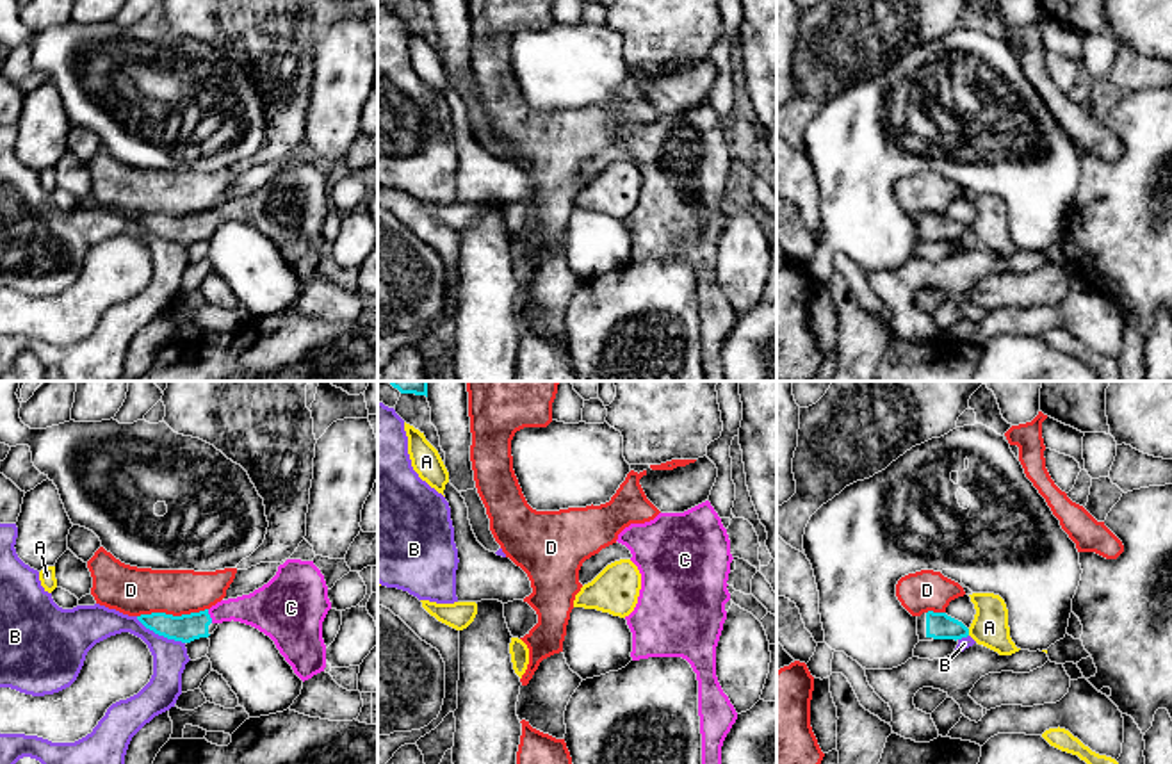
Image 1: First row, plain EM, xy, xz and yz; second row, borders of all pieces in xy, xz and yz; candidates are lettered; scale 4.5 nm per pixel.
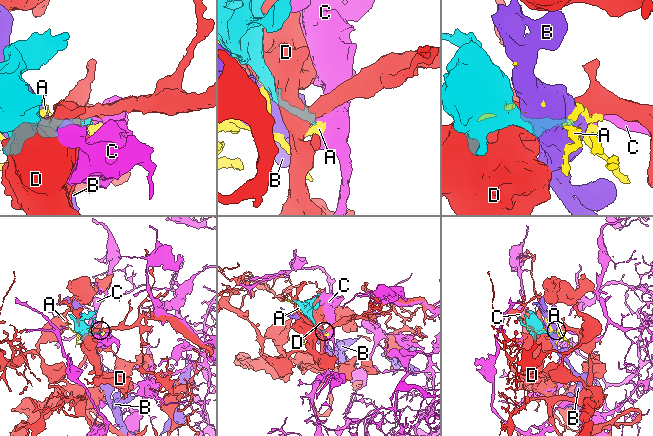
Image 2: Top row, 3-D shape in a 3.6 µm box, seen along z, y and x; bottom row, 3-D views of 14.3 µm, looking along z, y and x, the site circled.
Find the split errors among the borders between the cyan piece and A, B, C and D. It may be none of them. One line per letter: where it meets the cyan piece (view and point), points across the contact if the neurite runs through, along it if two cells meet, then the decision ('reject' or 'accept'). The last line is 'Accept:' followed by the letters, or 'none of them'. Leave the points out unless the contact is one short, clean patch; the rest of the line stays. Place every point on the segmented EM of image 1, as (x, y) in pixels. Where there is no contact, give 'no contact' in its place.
A: contact yz (968, 633); reject
B: contact xy (161, 634); reject
C: contact xy (209, 617); way xy (187, 627), (209, 617), (227, 609), (262, 609); accept
D: contact xy (171, 615); reject
Accept: C

